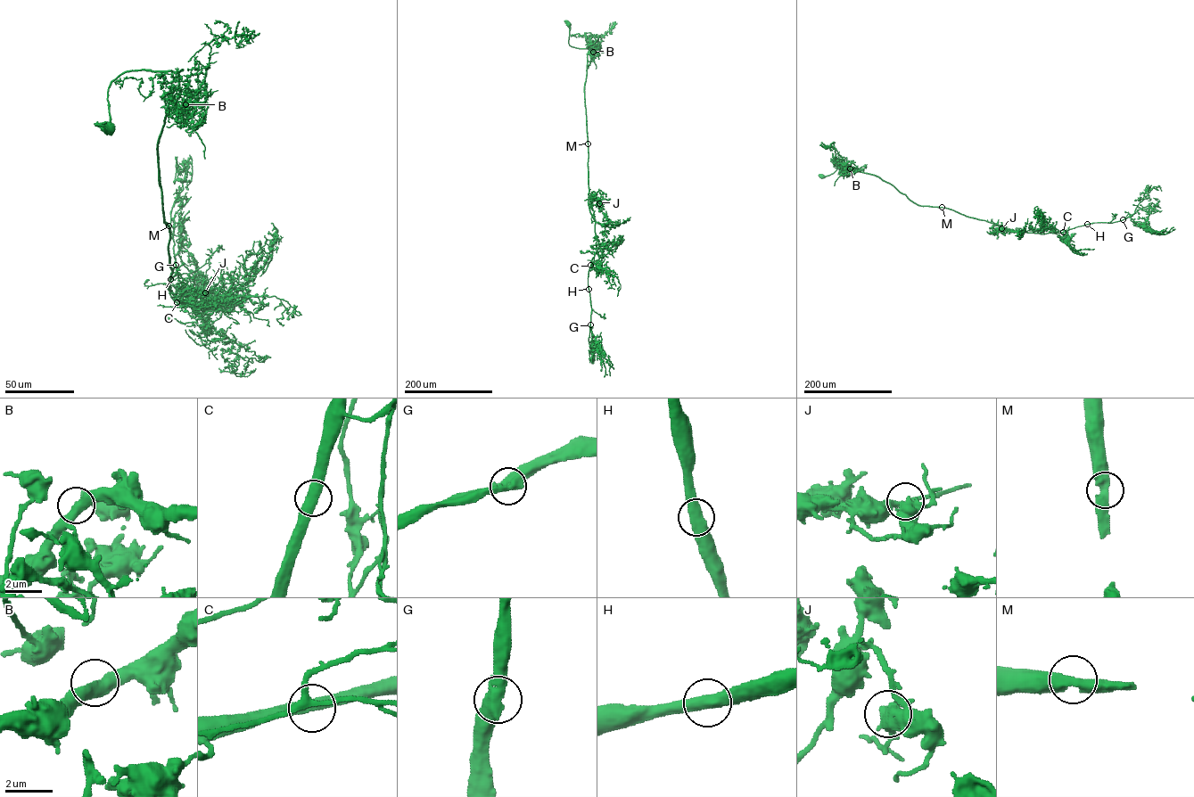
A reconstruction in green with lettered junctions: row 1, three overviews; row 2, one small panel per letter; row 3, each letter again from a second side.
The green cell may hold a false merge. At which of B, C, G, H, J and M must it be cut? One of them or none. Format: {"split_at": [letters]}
{"split_at": []}

